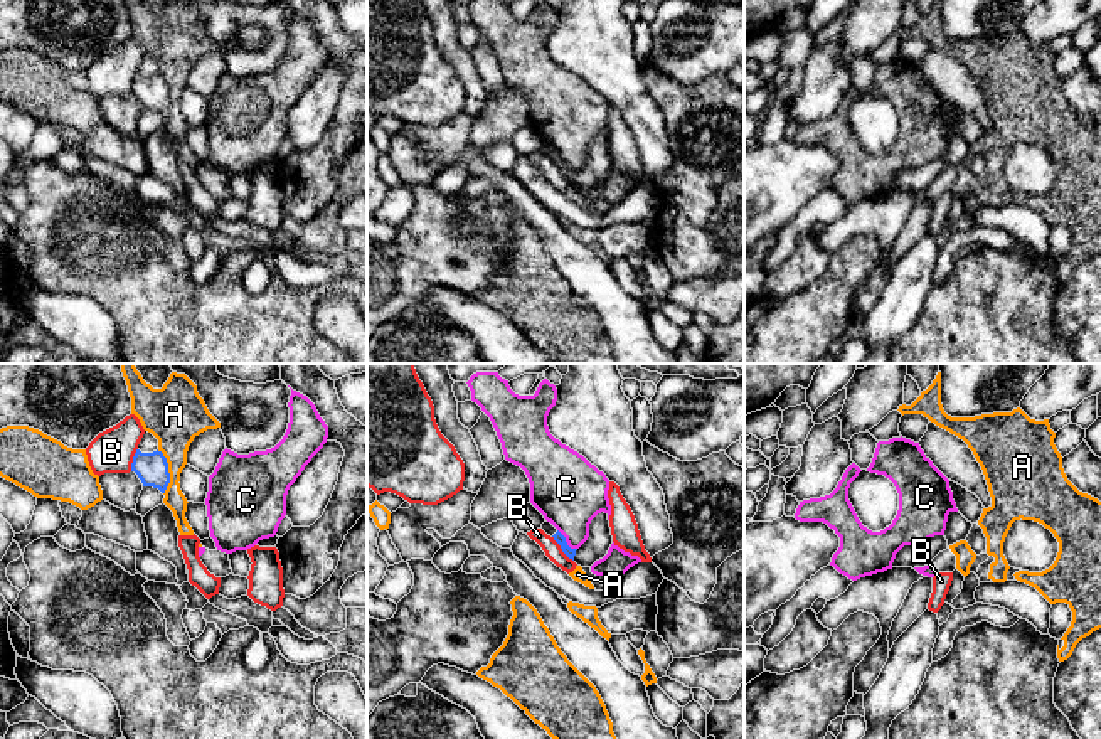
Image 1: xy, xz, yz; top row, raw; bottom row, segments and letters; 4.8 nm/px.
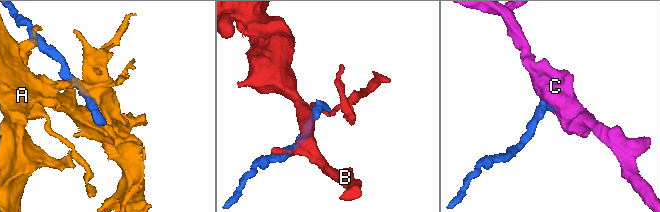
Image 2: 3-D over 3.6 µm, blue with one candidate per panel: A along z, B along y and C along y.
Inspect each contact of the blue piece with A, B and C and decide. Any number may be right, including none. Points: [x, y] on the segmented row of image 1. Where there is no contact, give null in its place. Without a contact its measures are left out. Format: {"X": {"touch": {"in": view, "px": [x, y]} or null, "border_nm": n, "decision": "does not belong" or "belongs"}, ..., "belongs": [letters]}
{"A": {"touch": {"in": "xy", "px": [167, 472]}, "border_nm": 220, "decision": "does not belong"}, "B": {"touch": {"in": "xz", "px": [561, 547]}, "border_nm": 160, "decision": "does not belong"}, "C": {"touch": {"in": "xz", "px": [564, 541]}, "border_nm": 140, "decision": "does not belong"}, "belongs": []}

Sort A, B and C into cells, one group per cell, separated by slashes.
A / B / C

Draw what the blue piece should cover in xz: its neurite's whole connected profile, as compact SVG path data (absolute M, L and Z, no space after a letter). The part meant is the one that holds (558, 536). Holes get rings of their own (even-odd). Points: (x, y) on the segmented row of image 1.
M604 512L591 520L589 537L579 549L571 549L559 530L552 537L562 552L581 567L591 567L596 561L603 559L613 544L608 513Z

